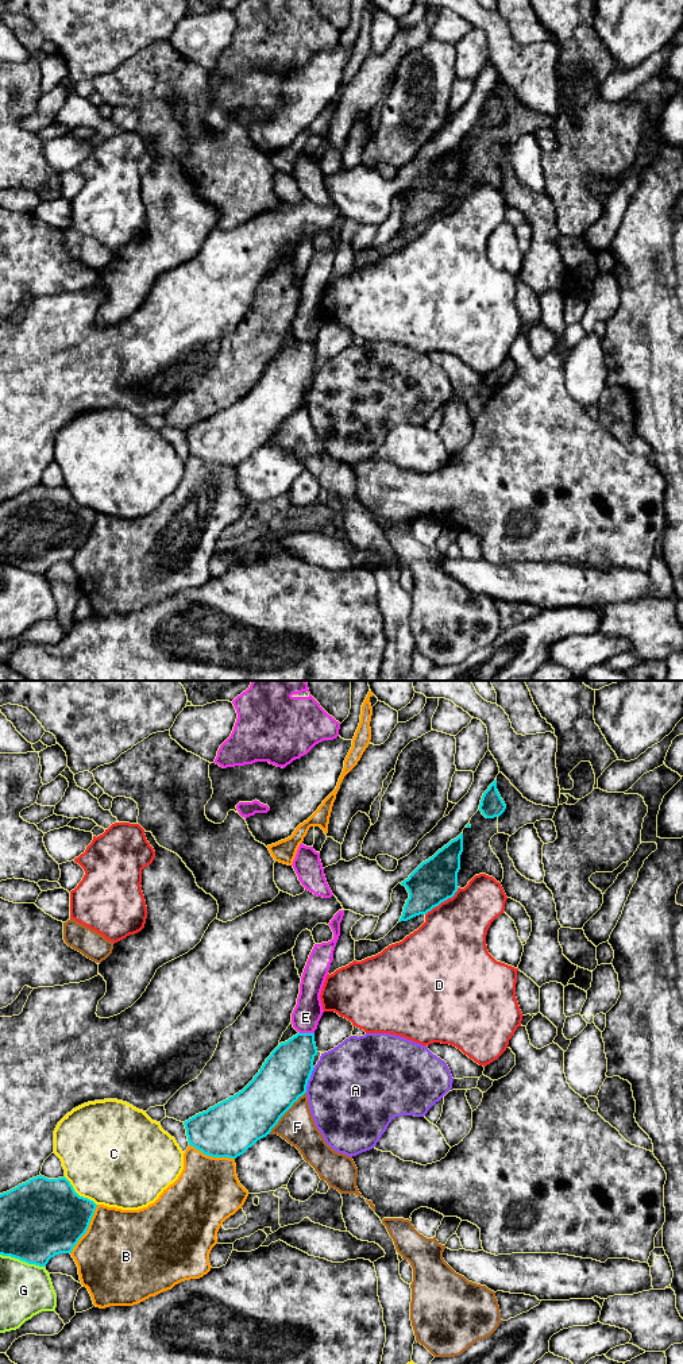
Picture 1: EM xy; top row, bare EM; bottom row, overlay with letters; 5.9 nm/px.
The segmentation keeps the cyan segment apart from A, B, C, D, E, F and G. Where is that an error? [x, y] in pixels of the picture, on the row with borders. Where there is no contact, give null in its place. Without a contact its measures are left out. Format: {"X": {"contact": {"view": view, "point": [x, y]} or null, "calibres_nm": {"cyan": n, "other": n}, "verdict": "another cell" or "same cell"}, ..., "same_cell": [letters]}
{"A": {"contact": {"view": "xy", "point": [309, 1078]}, "calibres_nm": {"cyan": 300, "other": 500}, "verdict": "another cell"}, "B": {"contact": {"view": "xy", "point": [87, 1229]}, "calibres_nm": {"cyan": 460, "other": 500}, "verdict": "another cell"}, "C": {"contact": {"view": "xy", "point": [77, 1194]}, "calibres_nm": {"cyan": 460, "other": 480}, "verdict": "another cell"}, "D": {"contact": {"view": "xy", "point": [443, 901]}, "calibres_nm": {"cyan": 260, "other": 400}, "verdict": "another cell"}, "E": {"contact": {"view": "xy", "point": [307, 1033]}, "calibres_nm": {"cyan": 280, "other": 170}, "verdict": "another cell"}, "F": {"contact": {"view": "xy", "point": [285, 1112]}, "calibres_nm": {"cyan": 300, "other": 220}, "verdict": "another cell"}, "G": {"contact": {"view": "xy", "point": [22, 1260]}, "calibres_nm": {"cyan": 440, "other": 320}, "verdict": "another cell"}, "same_cell": []}

